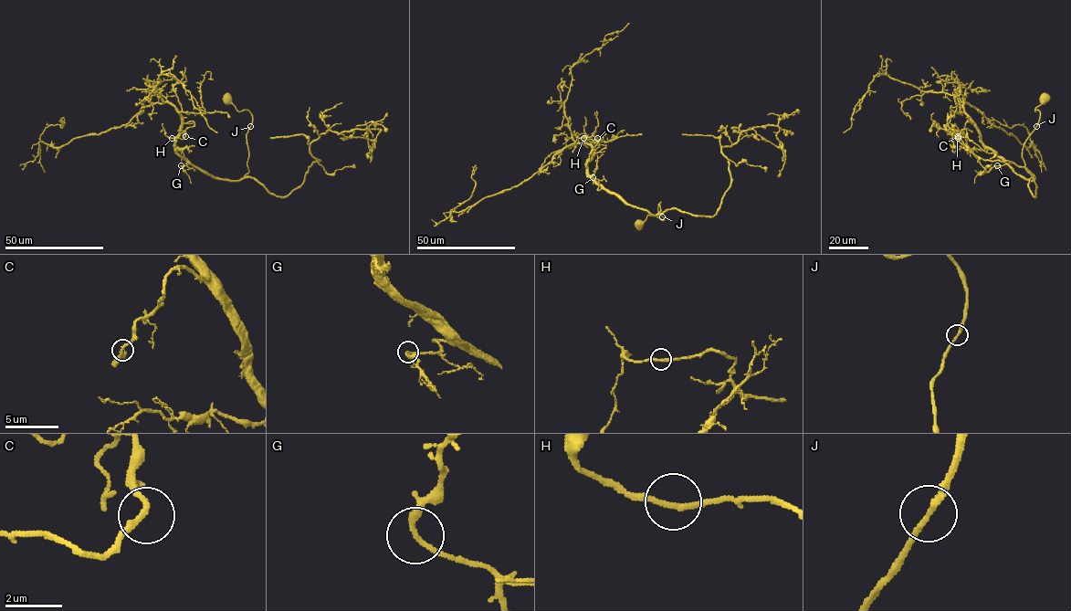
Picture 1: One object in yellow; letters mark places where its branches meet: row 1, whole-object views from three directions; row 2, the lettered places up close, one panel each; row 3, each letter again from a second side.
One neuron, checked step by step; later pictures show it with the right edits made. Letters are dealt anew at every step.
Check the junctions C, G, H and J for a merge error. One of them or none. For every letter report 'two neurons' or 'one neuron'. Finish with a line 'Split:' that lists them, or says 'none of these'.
C: one neuron
G: one neuron
H: one neuron
J: one neuron
Split: none of these

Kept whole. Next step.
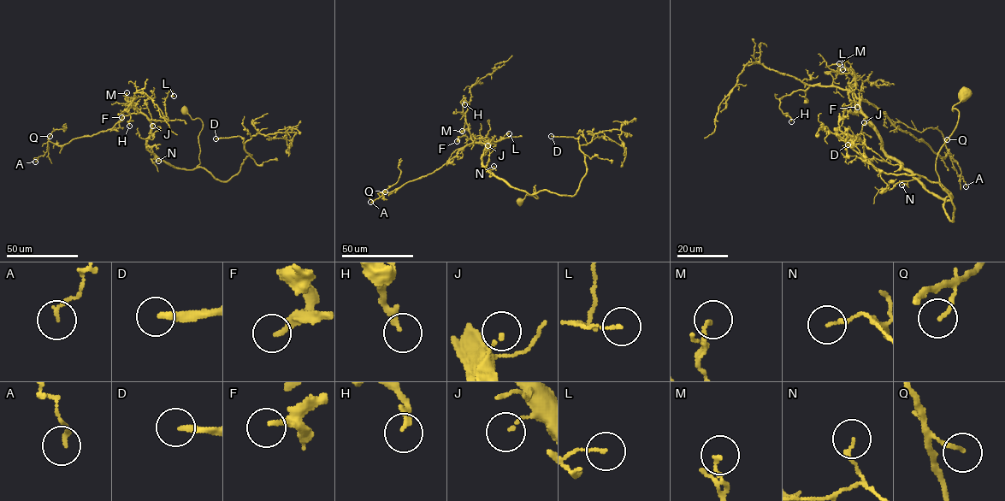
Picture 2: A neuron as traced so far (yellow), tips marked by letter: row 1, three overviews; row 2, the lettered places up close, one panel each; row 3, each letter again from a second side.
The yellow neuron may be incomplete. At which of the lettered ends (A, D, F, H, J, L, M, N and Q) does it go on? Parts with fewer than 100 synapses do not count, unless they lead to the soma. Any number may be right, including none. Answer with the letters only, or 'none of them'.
D

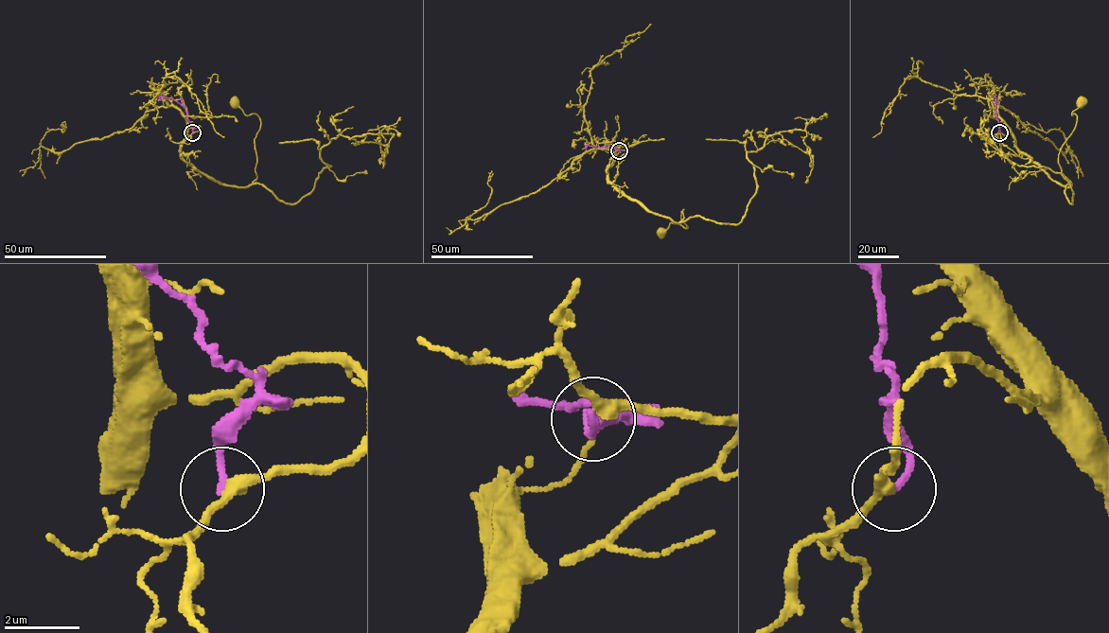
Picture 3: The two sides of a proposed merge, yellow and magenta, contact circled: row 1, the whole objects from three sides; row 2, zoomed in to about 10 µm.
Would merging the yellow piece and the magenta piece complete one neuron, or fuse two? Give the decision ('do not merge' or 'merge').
do not merge

